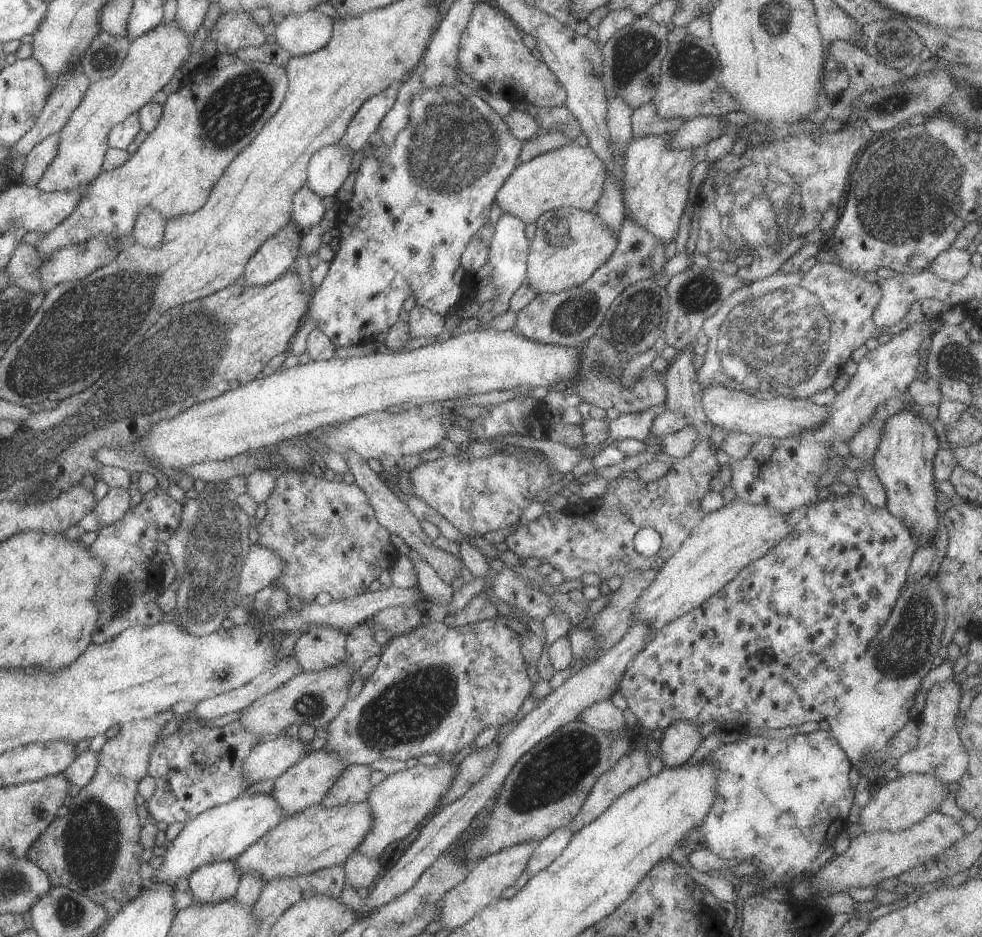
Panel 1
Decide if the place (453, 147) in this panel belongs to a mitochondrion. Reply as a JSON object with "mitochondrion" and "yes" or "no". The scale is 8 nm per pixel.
{"mitochondrion":"yes"}

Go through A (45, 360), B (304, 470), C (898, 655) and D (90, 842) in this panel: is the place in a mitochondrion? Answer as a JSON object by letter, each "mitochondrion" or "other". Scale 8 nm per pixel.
{"A":"mitochondrion","B":"other","C":"mitochondrion","D":"mitochondrion"}

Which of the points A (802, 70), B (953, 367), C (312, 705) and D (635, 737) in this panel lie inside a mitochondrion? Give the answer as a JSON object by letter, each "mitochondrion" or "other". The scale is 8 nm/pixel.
{"A":"other","B":"other","C":"mitochondrion","D":"other"}

